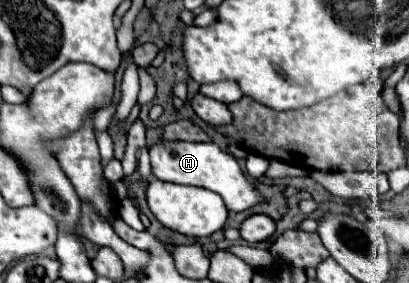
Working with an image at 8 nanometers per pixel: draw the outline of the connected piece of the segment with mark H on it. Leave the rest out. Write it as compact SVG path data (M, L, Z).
M182 140L156 142L150 148L150 164L152 164L152 174L162 182L200 186L200 188L220 194L230 212L244 212L244 210L264 202L264 196L244 176L236 158L228 152L222 152L212 142L182 142Z

